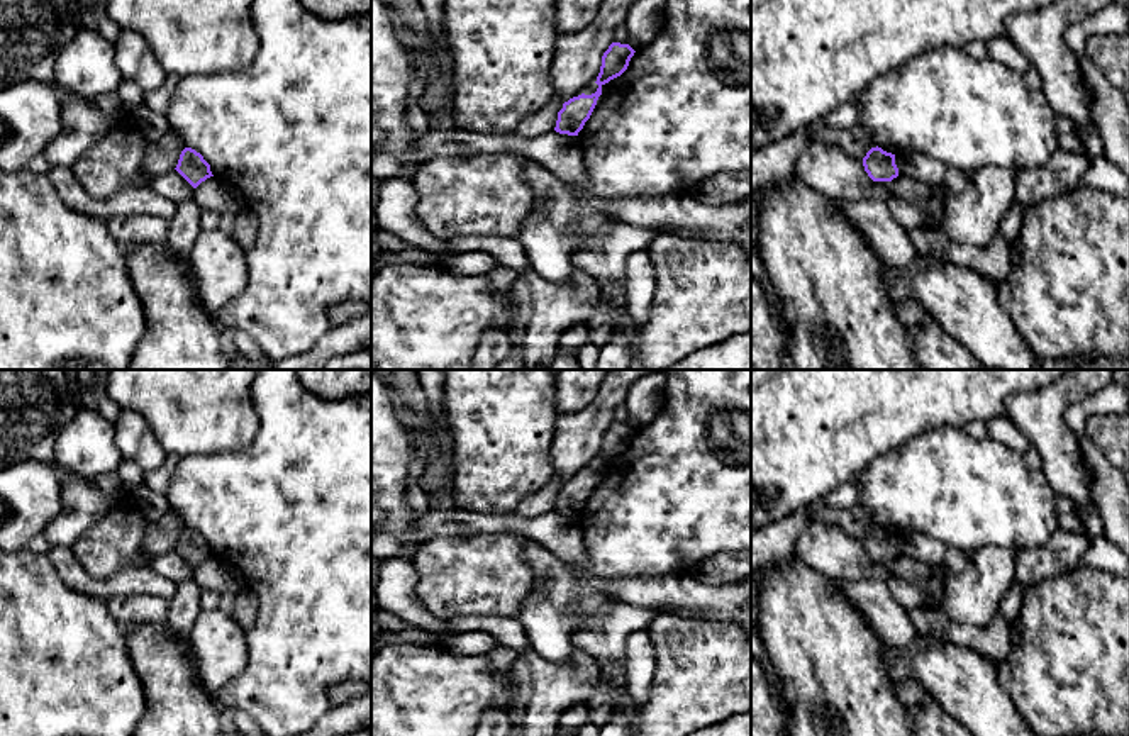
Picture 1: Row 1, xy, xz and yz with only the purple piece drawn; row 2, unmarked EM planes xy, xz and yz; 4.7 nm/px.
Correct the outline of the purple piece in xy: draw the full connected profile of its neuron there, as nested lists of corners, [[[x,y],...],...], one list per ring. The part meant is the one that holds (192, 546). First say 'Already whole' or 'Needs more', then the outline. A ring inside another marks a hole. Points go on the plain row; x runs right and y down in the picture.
Already whole. [[[185,527],[180,534],[178,544],[175,548],[193,568],[202,561],[214,556],[210,544],[203,539],[200,532],[192,527]]]

